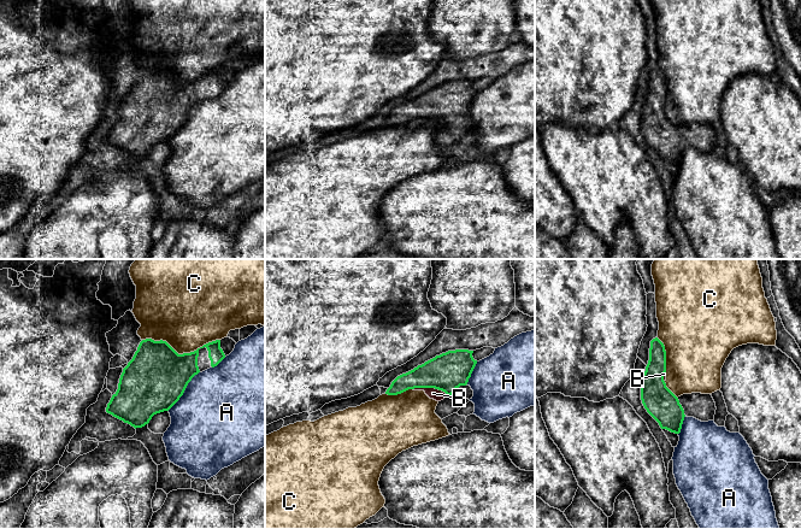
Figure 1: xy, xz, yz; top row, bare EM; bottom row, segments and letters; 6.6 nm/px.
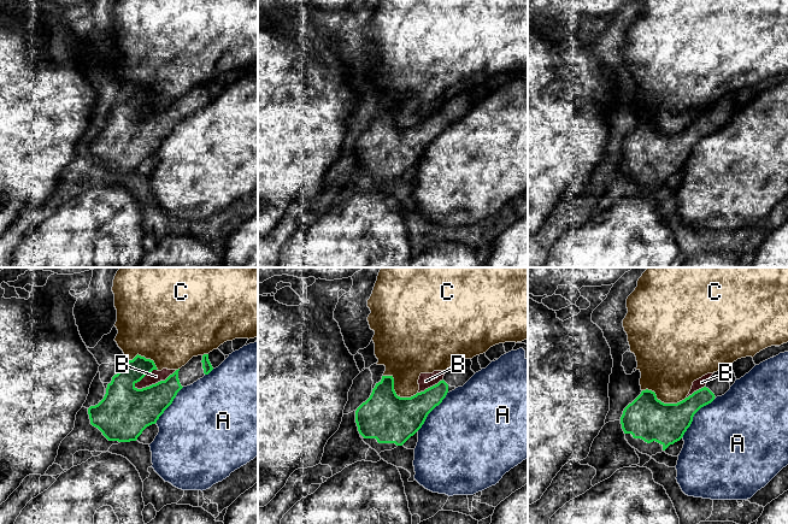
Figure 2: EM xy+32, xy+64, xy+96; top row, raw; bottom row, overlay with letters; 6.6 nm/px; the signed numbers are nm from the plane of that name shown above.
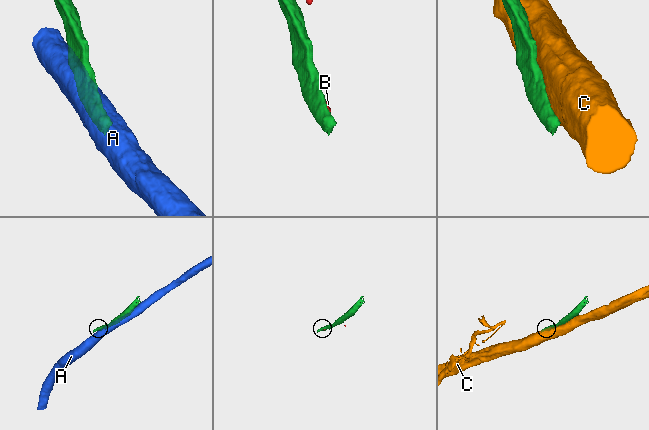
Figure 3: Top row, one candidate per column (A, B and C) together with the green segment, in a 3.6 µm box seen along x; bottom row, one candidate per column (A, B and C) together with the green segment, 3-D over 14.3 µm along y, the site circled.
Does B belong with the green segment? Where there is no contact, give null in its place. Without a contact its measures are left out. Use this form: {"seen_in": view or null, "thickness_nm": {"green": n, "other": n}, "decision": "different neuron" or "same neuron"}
{"seen_in": "xz", "thickness_nm": {"green": 260, "other": 70}, "decision": "different neuron"}

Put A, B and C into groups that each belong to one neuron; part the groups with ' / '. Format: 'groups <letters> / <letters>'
groups A / B C

